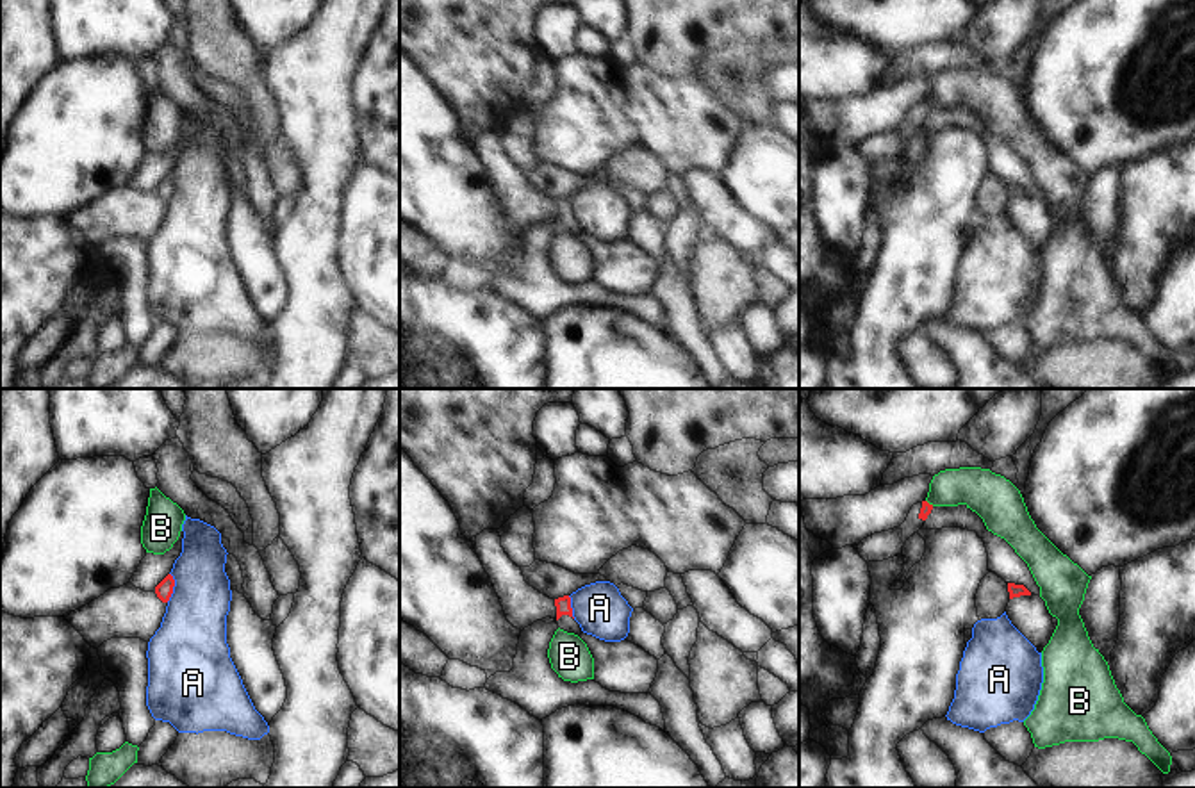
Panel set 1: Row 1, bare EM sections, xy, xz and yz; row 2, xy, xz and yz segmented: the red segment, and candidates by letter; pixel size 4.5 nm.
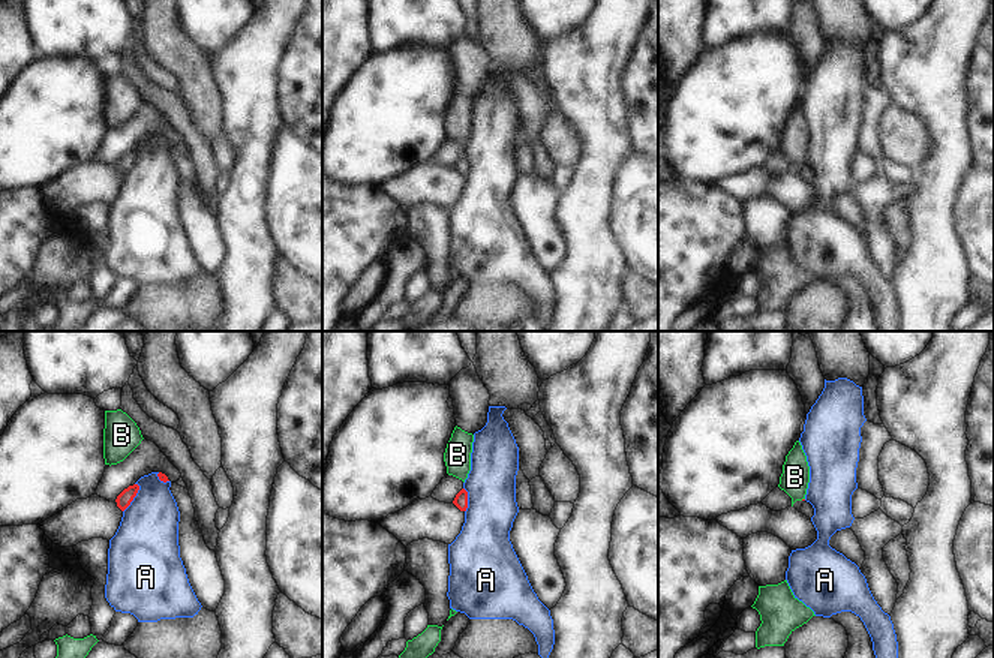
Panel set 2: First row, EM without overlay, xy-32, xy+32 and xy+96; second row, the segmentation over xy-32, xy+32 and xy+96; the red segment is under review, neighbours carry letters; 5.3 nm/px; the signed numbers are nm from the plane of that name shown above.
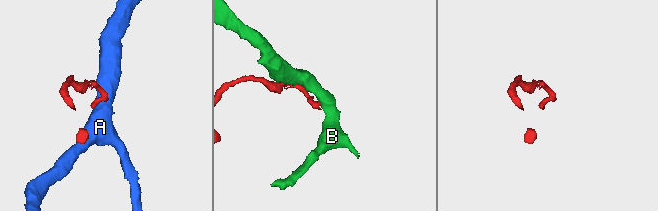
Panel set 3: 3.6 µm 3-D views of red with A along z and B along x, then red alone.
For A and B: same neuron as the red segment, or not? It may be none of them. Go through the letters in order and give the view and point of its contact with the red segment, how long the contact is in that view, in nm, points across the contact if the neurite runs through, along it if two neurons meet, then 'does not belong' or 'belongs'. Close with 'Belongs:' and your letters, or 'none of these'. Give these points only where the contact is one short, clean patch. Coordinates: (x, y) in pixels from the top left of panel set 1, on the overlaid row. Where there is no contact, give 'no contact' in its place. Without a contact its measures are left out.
A: meets red in xy at (173, 585); contact 140 nm long; border along xy (170, 573), (173, 592), (166, 601); does not belong
B: meets red in yz at (928, 503); contact 50 nm long; does not belong
Belongs: none of these

